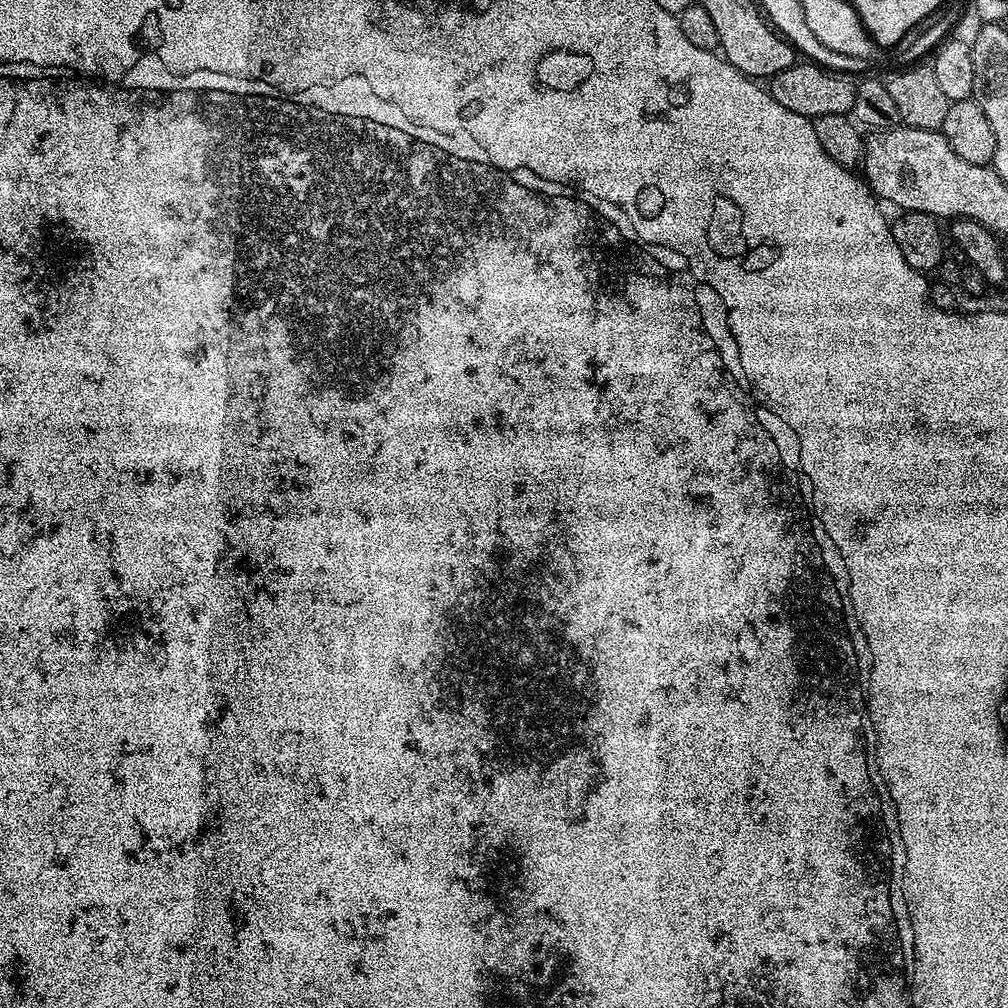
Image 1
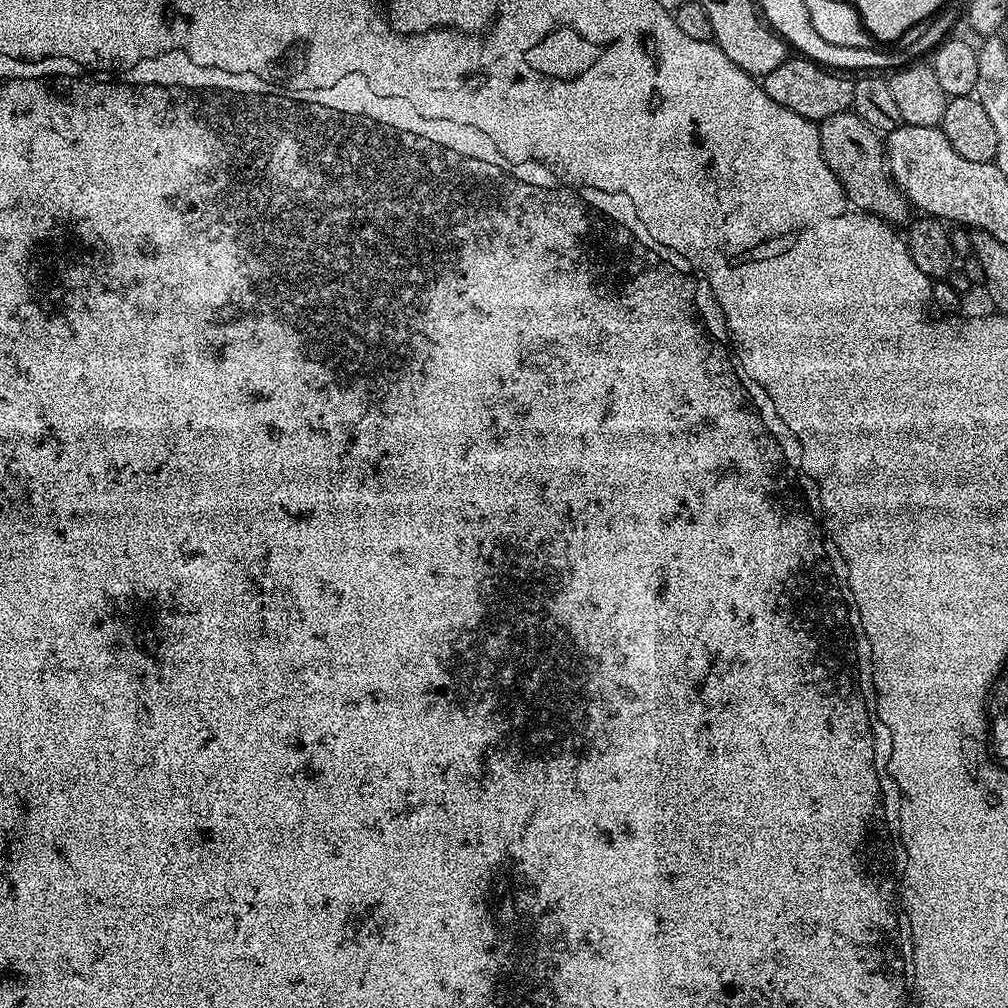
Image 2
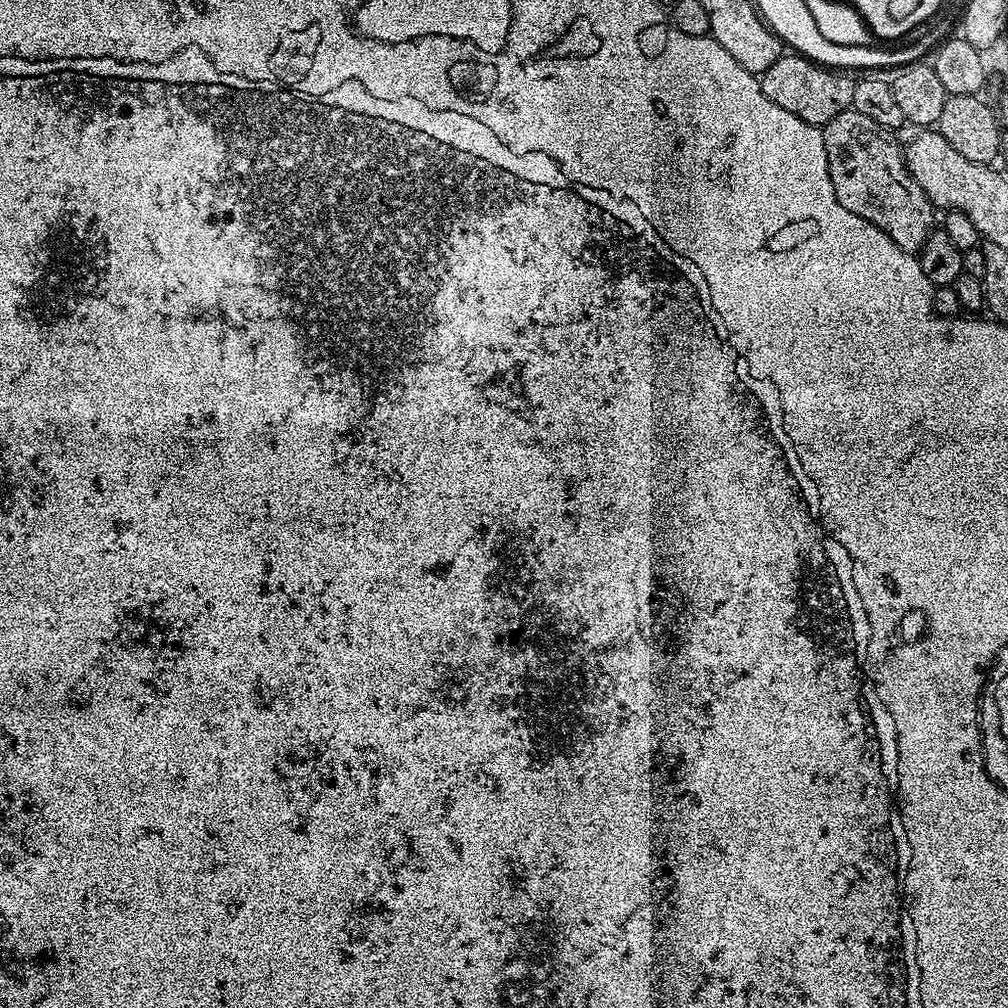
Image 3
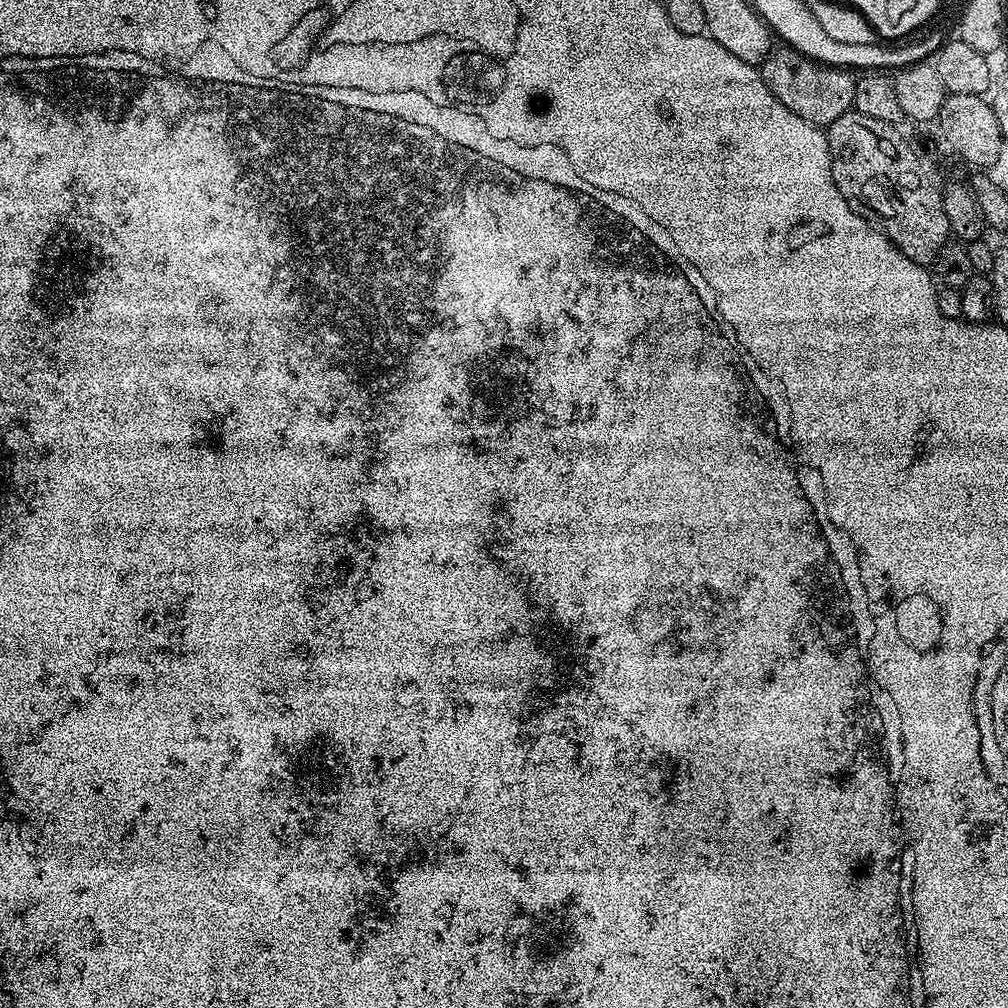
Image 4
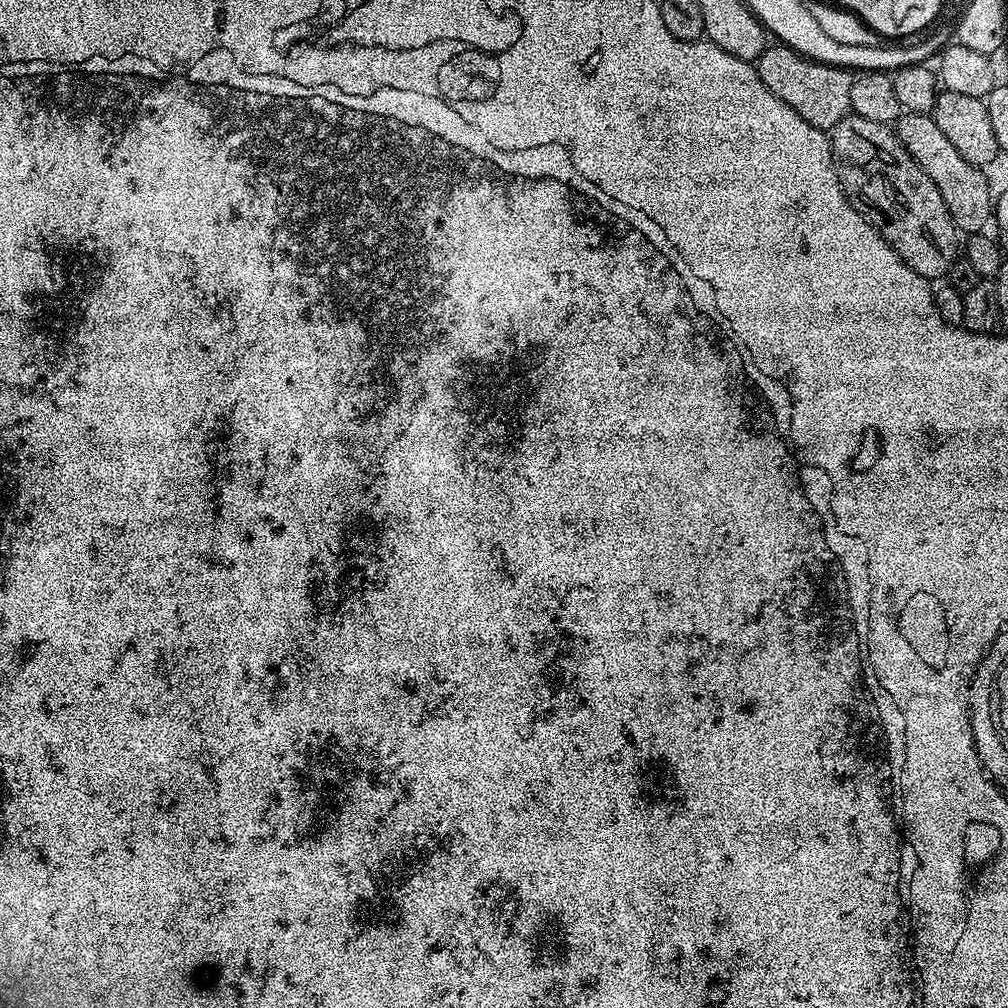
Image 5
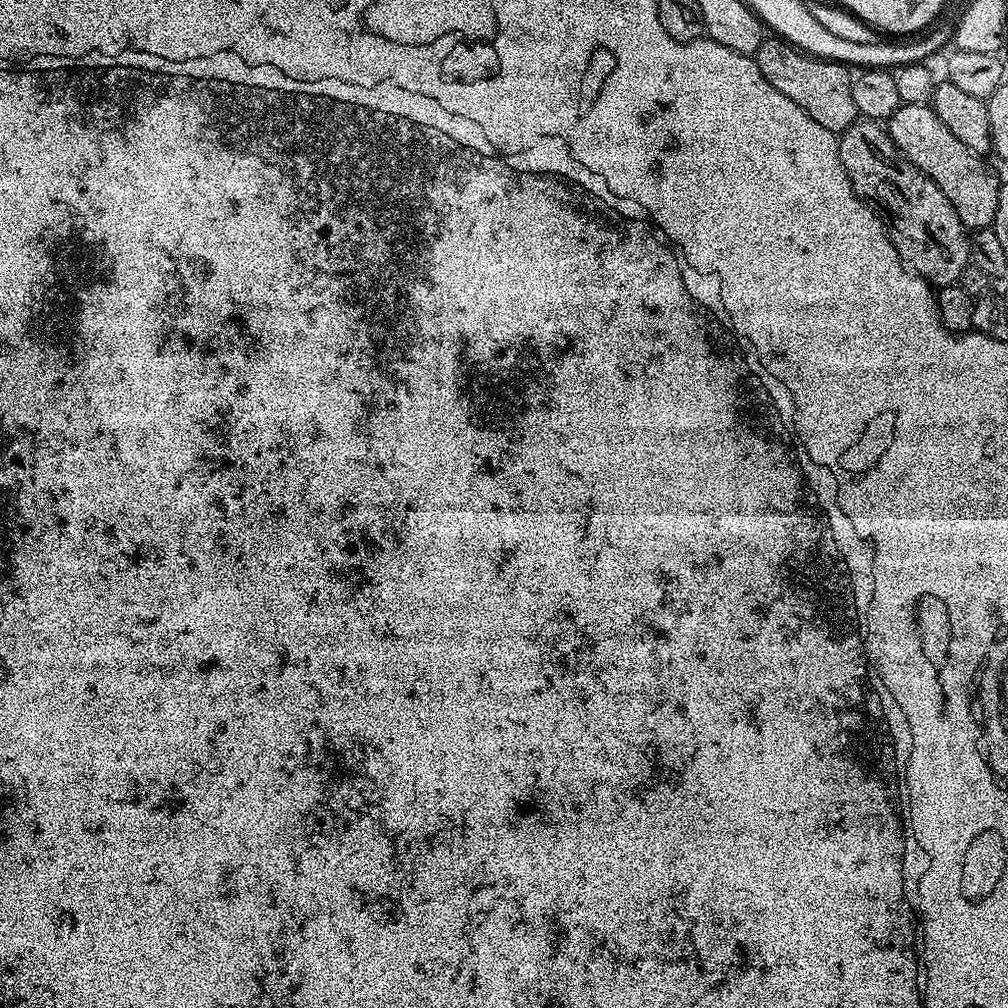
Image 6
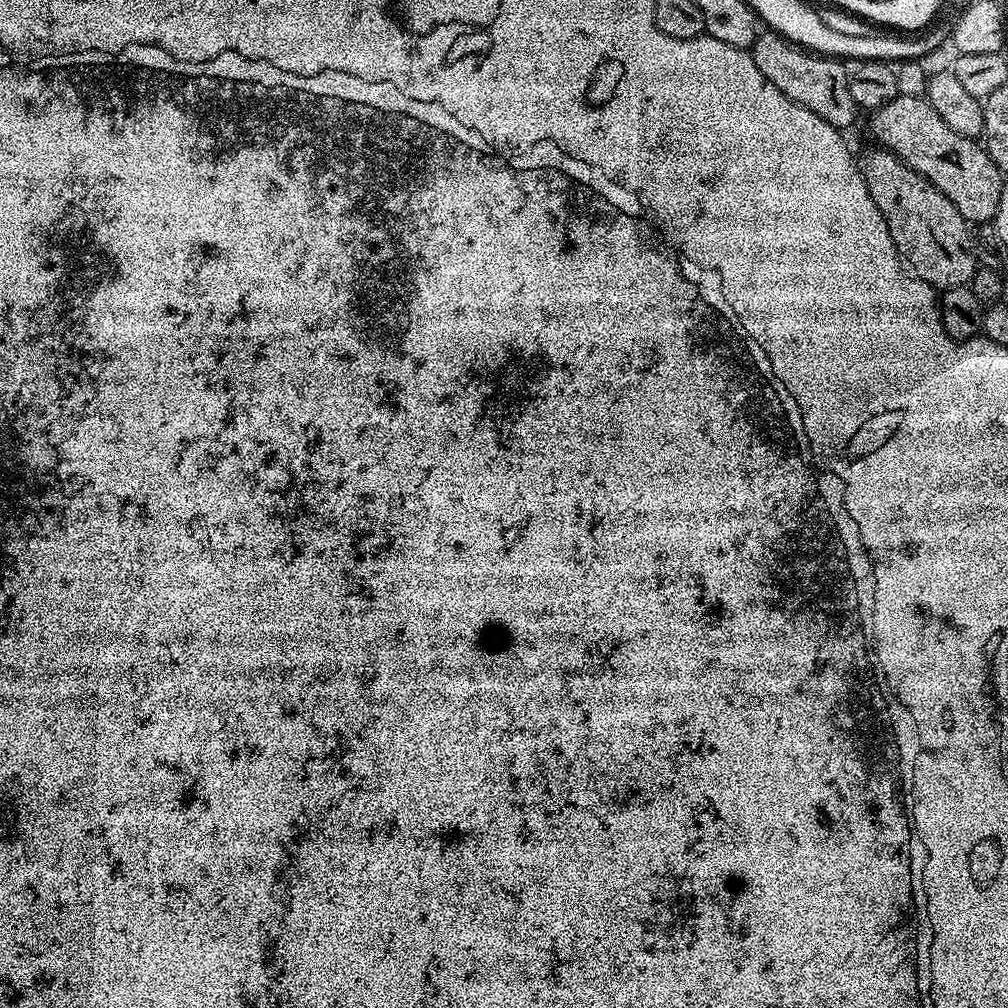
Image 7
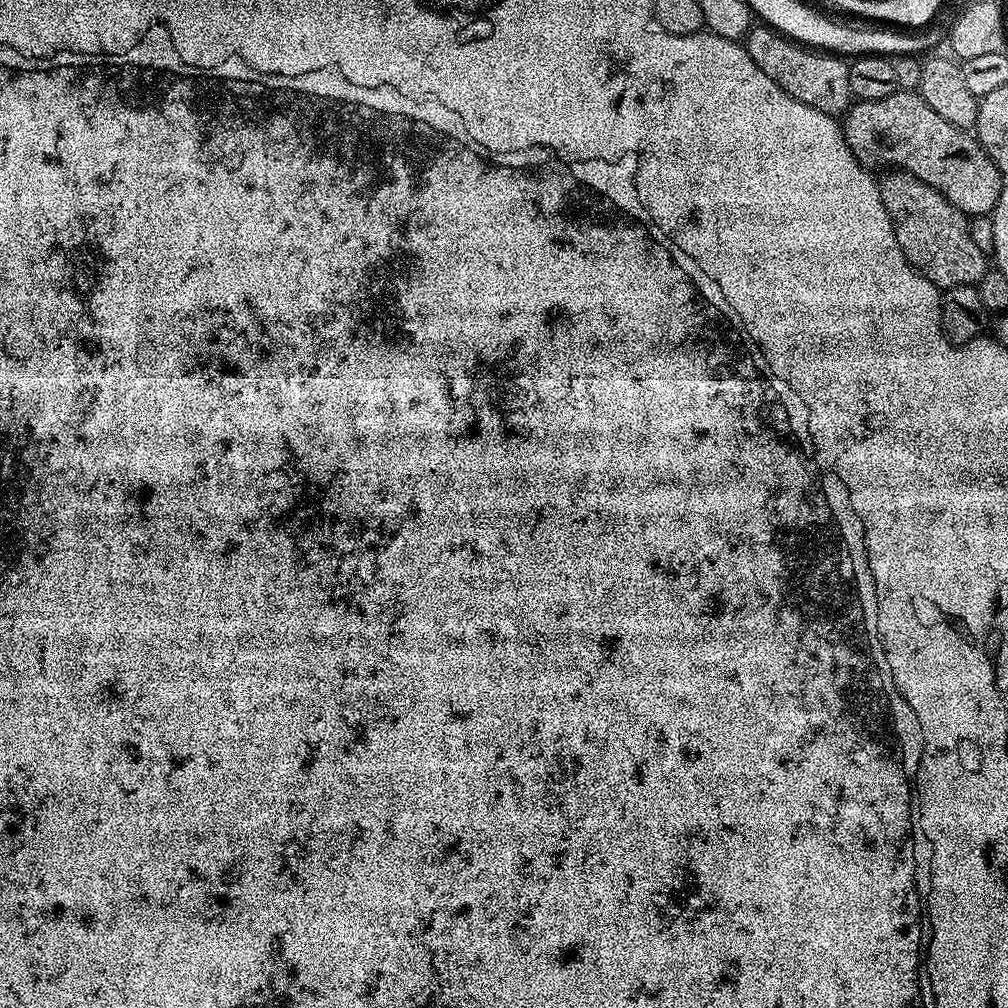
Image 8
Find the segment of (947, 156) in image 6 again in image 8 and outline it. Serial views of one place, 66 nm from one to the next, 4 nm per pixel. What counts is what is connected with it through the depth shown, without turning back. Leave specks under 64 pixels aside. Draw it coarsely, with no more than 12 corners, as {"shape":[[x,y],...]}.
{"shape":[[912,90],[842,117],[869,170],[926,182],[971,218],[1005,177],[971,131]]}

